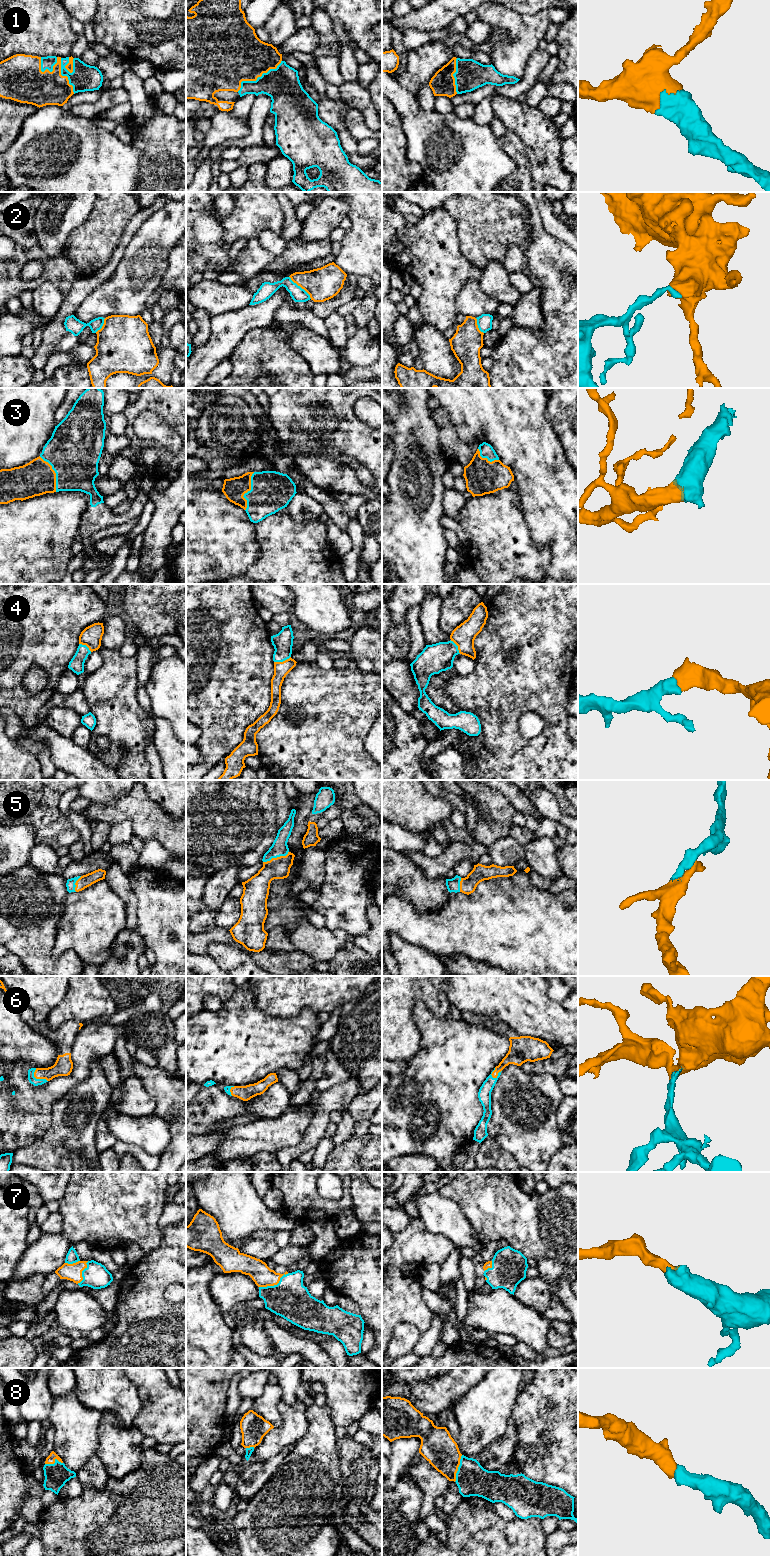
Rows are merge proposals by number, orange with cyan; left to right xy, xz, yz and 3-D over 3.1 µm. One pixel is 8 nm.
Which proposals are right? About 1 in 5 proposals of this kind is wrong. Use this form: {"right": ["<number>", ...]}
{"right": ["1", "3", "4", "5", "6", "7", "8"]}

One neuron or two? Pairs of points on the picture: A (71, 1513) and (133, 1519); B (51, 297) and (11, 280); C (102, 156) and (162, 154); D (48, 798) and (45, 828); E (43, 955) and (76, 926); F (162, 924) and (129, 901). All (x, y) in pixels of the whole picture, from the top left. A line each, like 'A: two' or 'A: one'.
A: one
B: two
C: two
D: one
E: two
F: two

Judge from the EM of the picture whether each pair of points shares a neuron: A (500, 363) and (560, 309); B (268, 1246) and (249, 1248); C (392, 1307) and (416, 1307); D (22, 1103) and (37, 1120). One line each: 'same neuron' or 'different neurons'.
A: same neuron
B: same neuron
C: same neuron
D: same neuron

